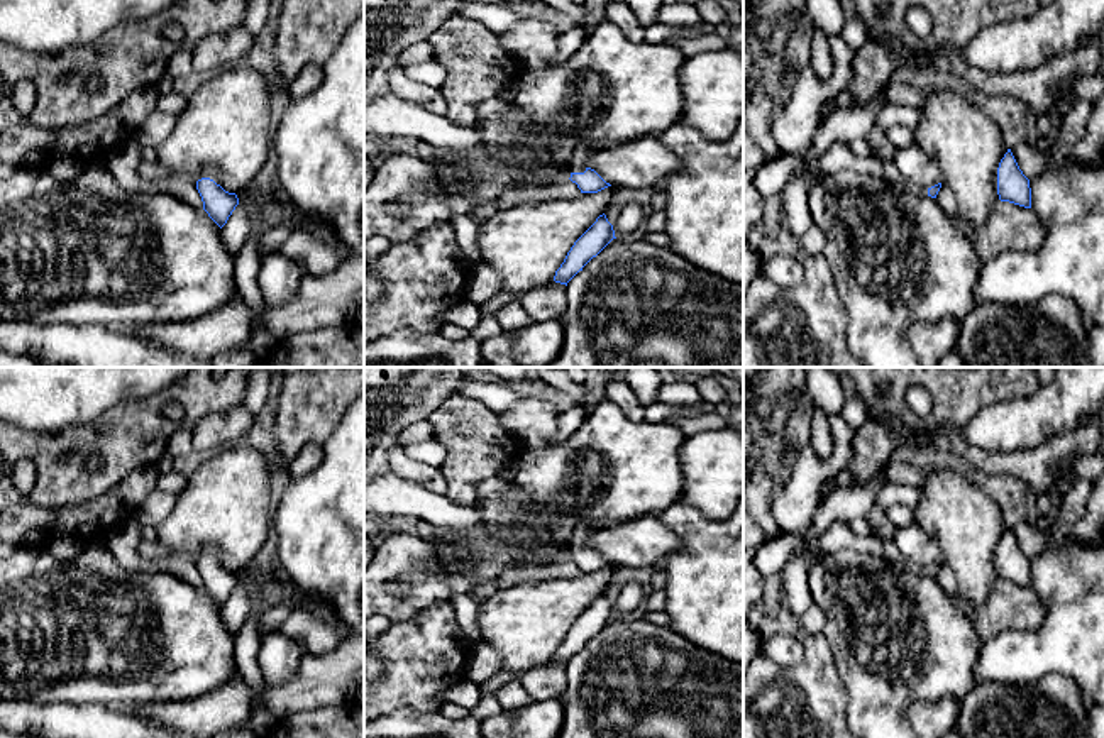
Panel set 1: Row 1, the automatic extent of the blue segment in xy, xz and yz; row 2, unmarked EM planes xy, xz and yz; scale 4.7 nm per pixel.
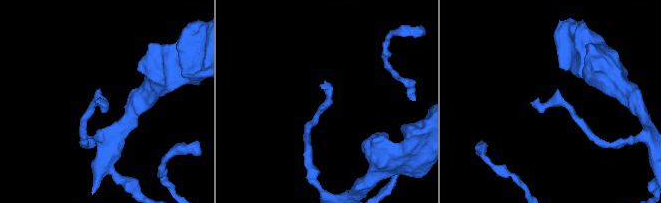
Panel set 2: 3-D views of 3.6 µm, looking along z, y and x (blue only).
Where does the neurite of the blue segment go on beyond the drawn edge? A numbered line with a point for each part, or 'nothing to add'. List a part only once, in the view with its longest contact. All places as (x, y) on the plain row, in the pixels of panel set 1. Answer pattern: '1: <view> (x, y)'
1: xz (581, 532)

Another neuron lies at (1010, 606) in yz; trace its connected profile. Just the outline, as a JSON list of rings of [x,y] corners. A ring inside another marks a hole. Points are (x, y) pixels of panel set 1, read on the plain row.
[[[999,581],[982,608],[963,604],[963,613],[970,618],[980,638],[1004,630],[1041,630],[1046,613],[1038,594],[1009,581]]]

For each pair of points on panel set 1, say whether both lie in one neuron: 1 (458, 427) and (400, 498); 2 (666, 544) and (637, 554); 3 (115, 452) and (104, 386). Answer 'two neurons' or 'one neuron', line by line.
1: two neurons
2: one neuron
3: two neurons

